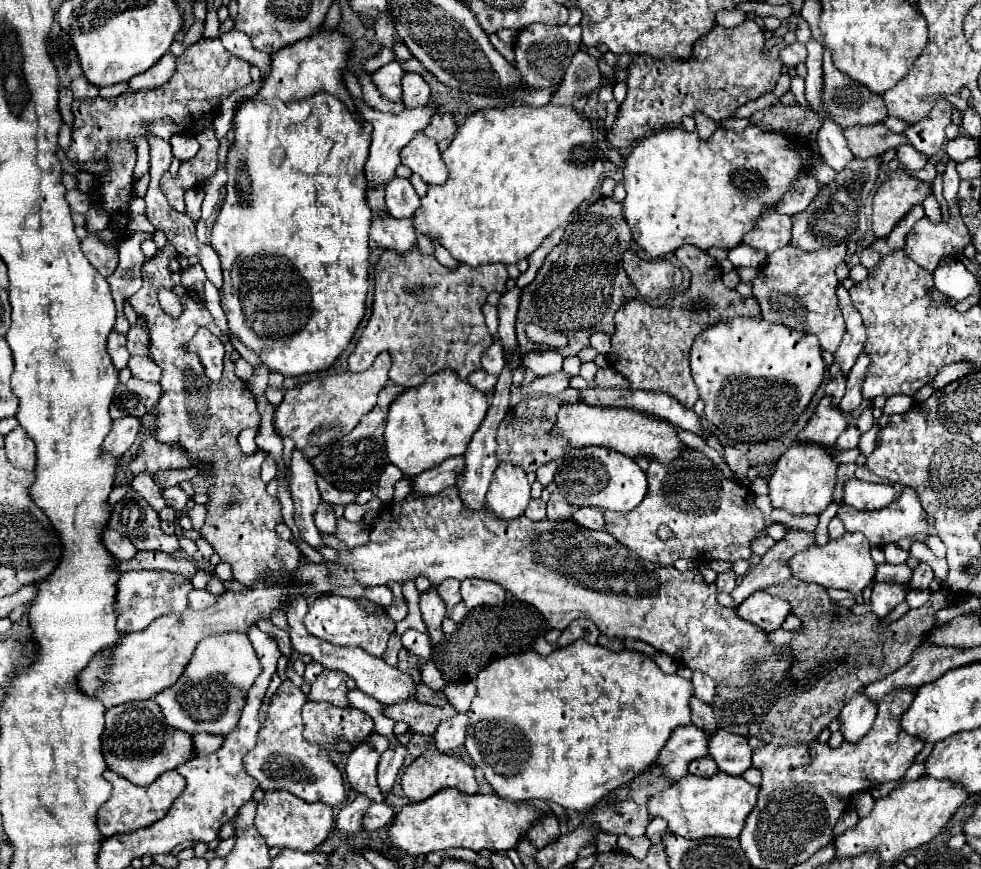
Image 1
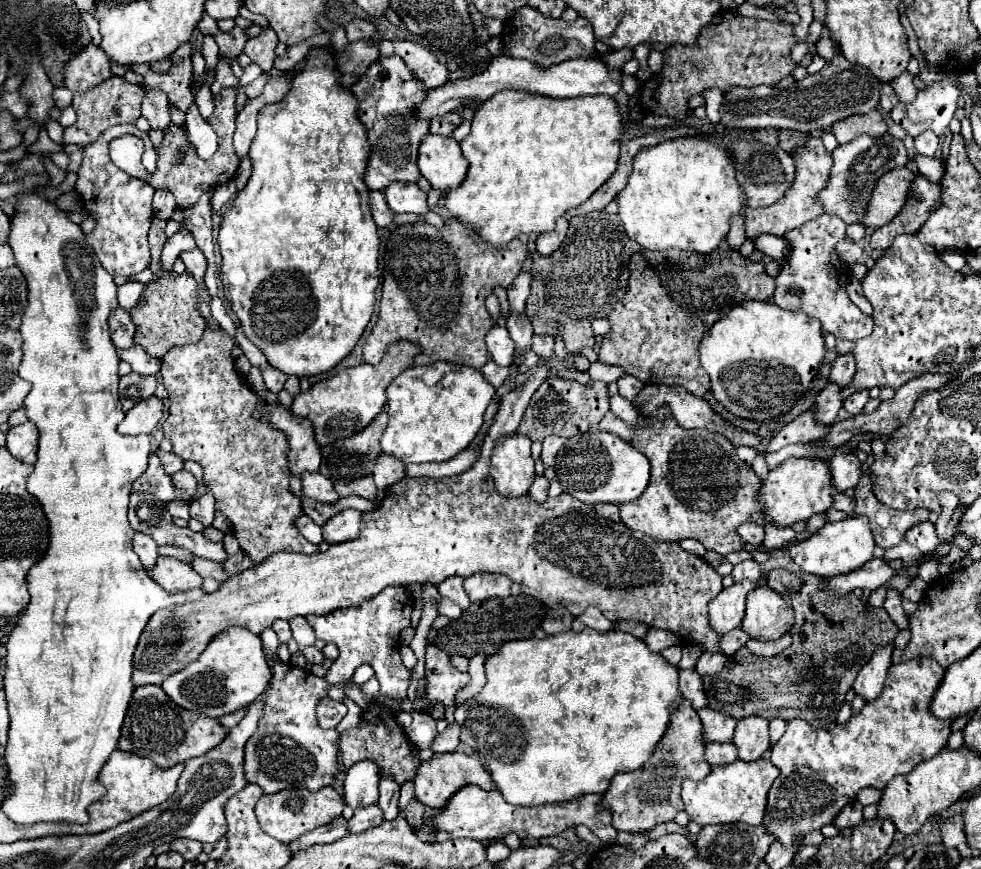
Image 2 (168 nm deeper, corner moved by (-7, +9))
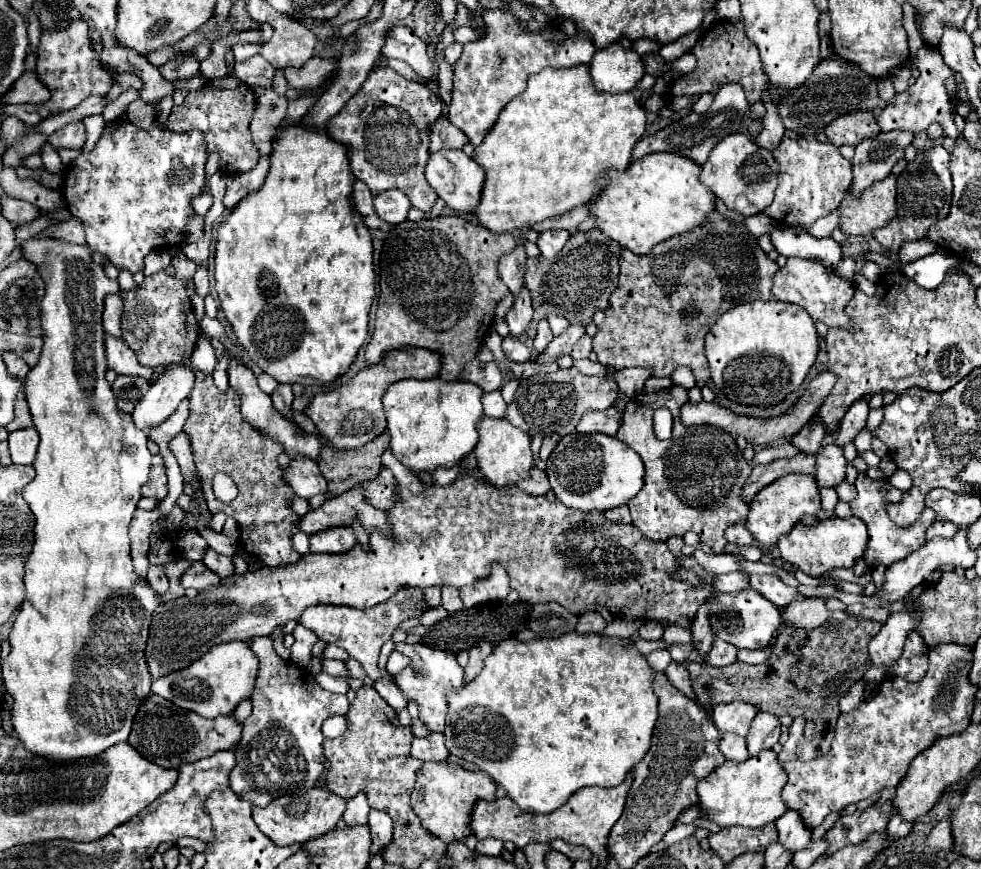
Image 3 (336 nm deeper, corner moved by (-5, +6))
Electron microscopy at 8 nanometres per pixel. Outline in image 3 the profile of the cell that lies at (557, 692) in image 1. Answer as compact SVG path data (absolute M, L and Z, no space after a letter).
M576 631L550 637L550 639L532 639L532 641L518 641L518 639L506 639L500 641L494 651L486 657L482 673L462 689L448 693L448 715L446 715L446 747L452 755L474 763L480 771L488 773L522 811L534 811L534 813L550 813L564 805L572 793L576 793L582 787L598 785L598 787L614 787L622 783L622 779L634 769L636 763L640 763L650 749L652 743L652 731L658 719L658 697L654 695L654 669L648 665L644 655L636 649L634 639L626 639L626 643L618 637L606 637L600 633L586 633L580 635Z

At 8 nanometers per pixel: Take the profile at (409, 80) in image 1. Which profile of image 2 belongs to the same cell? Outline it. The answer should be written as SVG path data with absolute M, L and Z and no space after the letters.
M394 40L394 54L400 56L408 70L412 70L412 74L428 88L438 88L448 82L448 68L430 48L412 40Z

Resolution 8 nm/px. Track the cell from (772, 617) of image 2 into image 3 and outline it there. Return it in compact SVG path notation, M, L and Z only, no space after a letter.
M754 589L720 595L710 609L710 621L712 621L716 637L724 639L726 643L734 645L736 649L764 649L764 647L768 647L772 643L772 639L776 637L776 631L782 623L780 609L774 607L774 603L770 603L766 597L758 595L758 591L754 591Z

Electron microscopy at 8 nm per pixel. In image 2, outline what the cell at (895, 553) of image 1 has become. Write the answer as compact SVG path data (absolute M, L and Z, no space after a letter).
M924 522L924 524L918 524L916 528L908 530L908 536L906 536L906 542L918 546L922 552L932 552L938 544L940 544L940 538L936 534L936 528L934 528L934 522Z

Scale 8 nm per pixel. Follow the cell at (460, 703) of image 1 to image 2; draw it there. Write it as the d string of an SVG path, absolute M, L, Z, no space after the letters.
M434 644L426 646L426 698L430 704L442 704L444 706L444 718L448 725L453 724L454 696L460 688L464 688L470 682L468 672L456 670L448 660L446 652L436 648Z

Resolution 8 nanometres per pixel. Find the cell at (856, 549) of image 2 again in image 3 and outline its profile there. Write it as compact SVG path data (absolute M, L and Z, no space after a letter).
M832 517L832 519L820 521L814 527L796 525L790 533L778 539L778 549L784 563L790 563L802 569L810 577L820 577L832 569L852 569L854 563L864 555L866 543L868 543L868 531L858 517L850 517L850 519Z

